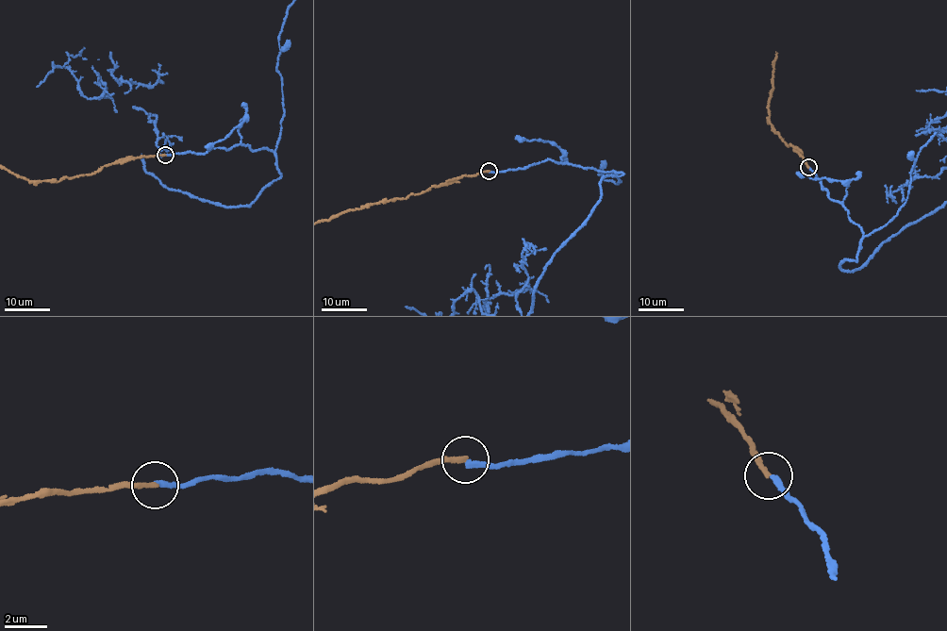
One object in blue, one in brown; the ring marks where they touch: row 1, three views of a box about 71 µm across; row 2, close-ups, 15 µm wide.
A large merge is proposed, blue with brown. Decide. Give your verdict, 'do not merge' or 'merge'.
do not merge

